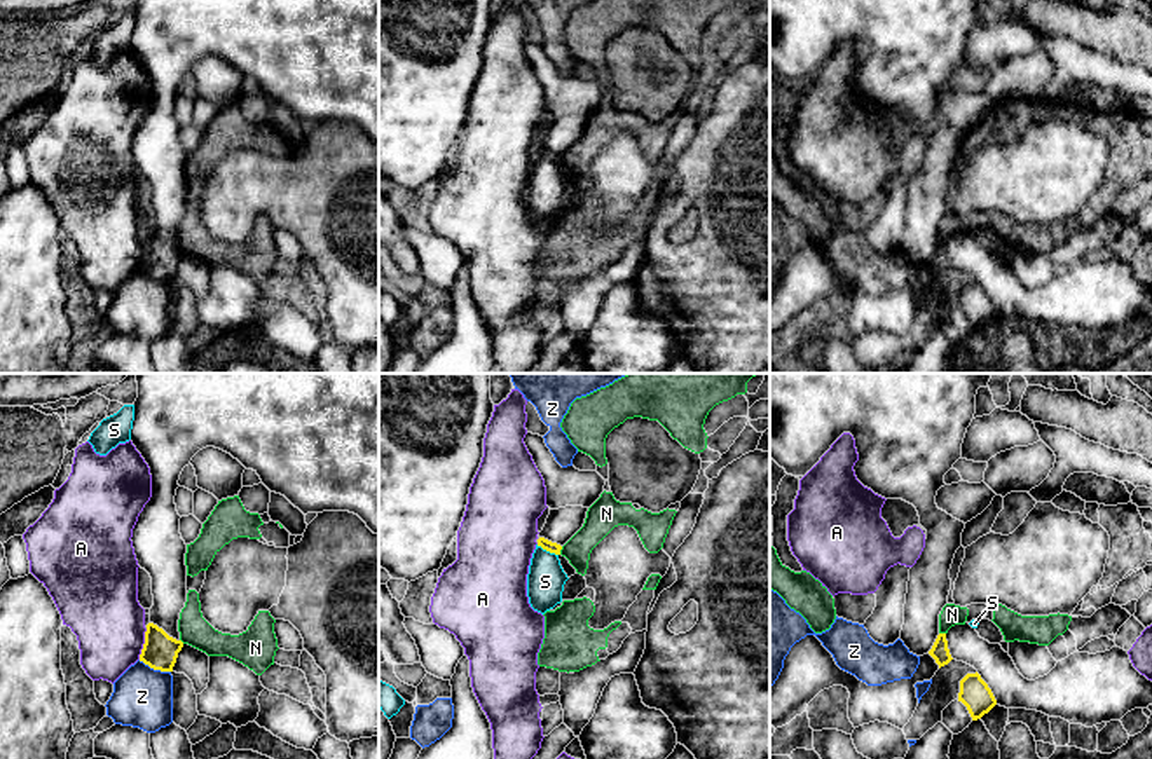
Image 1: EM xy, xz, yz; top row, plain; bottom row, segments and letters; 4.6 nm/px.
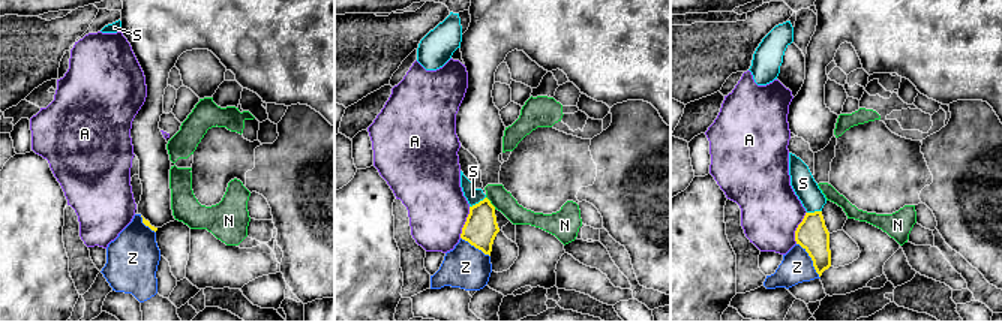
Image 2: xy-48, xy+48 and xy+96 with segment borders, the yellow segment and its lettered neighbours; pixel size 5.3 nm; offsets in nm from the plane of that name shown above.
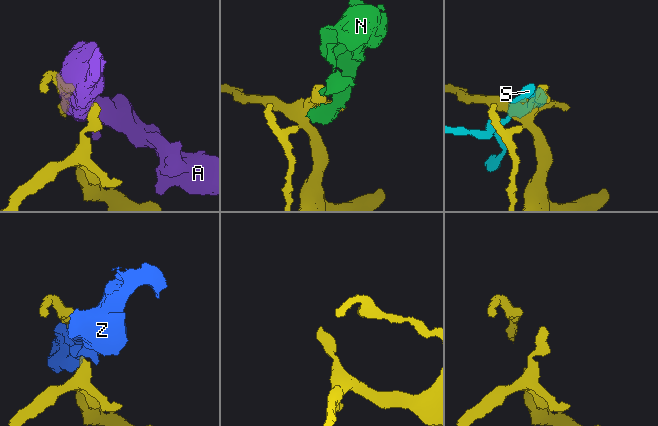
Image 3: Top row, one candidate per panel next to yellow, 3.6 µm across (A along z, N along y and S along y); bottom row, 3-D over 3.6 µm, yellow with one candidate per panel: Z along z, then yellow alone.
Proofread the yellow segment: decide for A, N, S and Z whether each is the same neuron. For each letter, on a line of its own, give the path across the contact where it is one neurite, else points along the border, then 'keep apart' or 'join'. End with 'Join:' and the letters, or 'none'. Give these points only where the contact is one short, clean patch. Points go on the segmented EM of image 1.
A: keep apart
N: border along xz (562, 547), (559, 553); keep apart
S: keep apart
Z: keep apart
Join: none

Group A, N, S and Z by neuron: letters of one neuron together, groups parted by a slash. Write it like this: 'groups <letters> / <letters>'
groups A / N / S / Z

